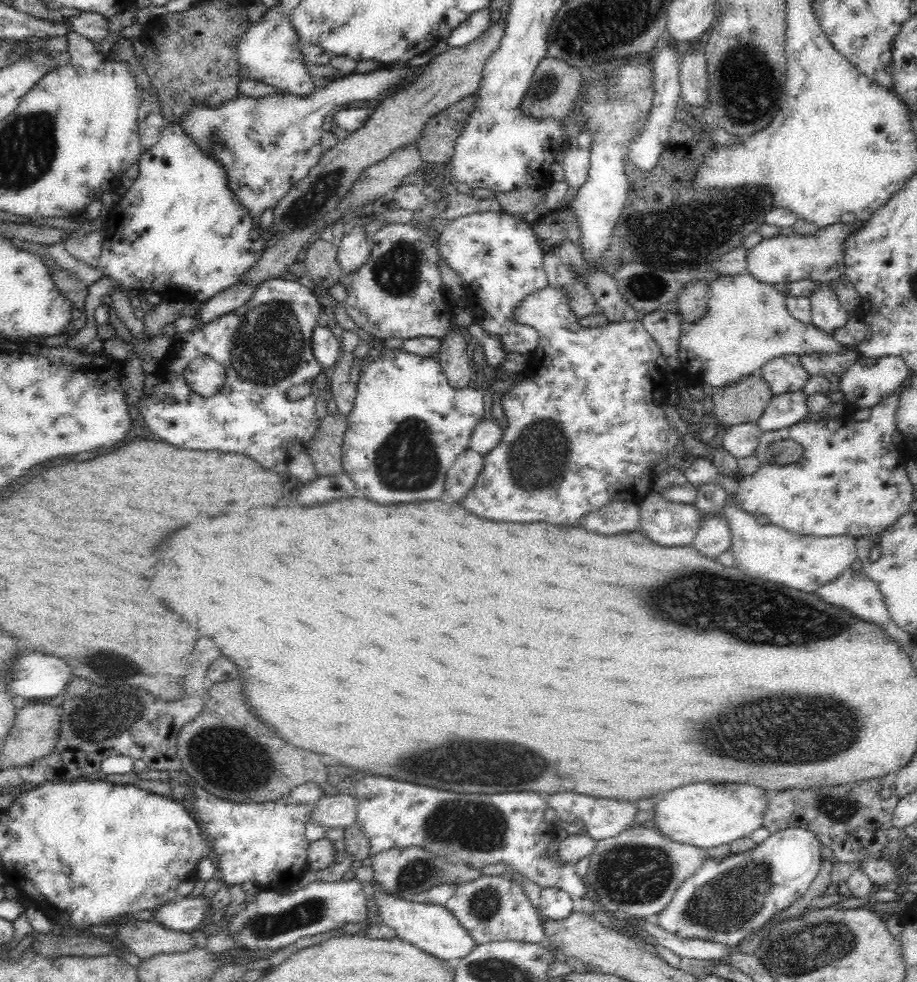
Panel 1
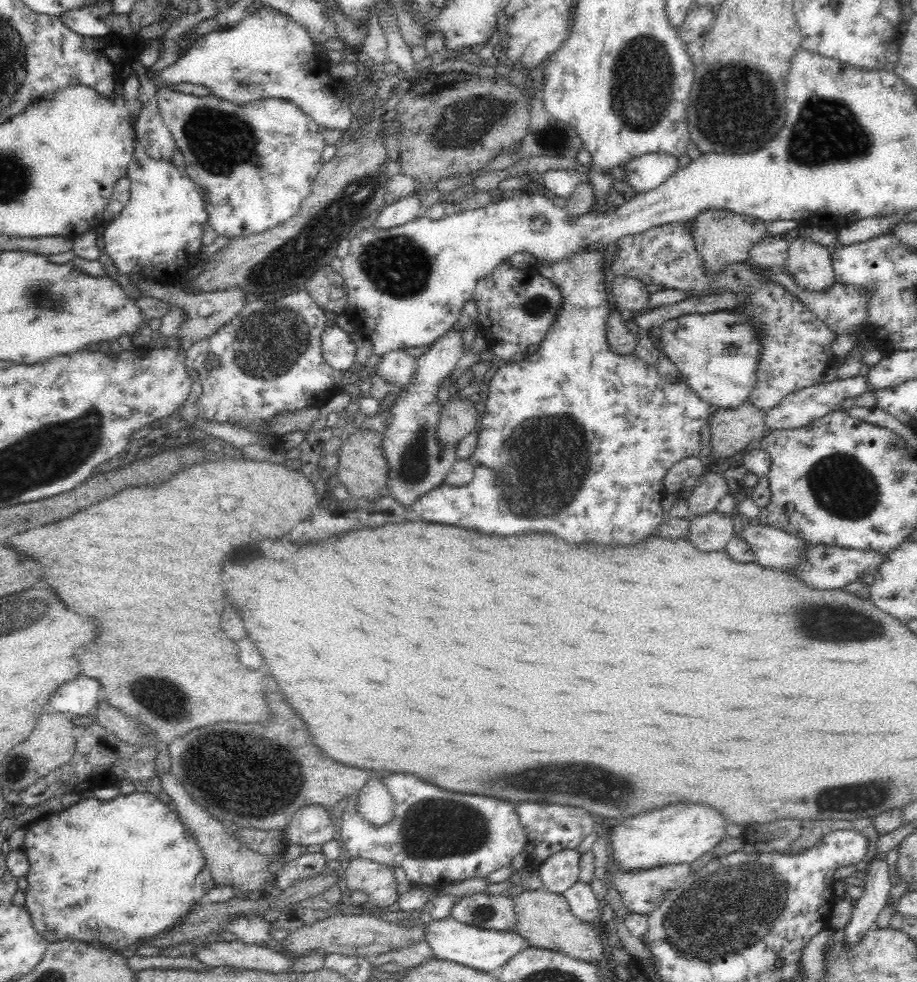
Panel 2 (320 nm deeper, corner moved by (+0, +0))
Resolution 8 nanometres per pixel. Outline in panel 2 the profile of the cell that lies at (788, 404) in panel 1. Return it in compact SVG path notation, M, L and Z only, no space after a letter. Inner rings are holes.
M856 375L851 378L833 380L829 383L820 383L816 386L800 389L791 395L786 396L774 408L765 412L766 428L772 430L788 430L793 428L803 427L805 424L810 424L815 420L821 419L829 412L839 409L839 405L846 398L855 398L868 393L866 375Z

